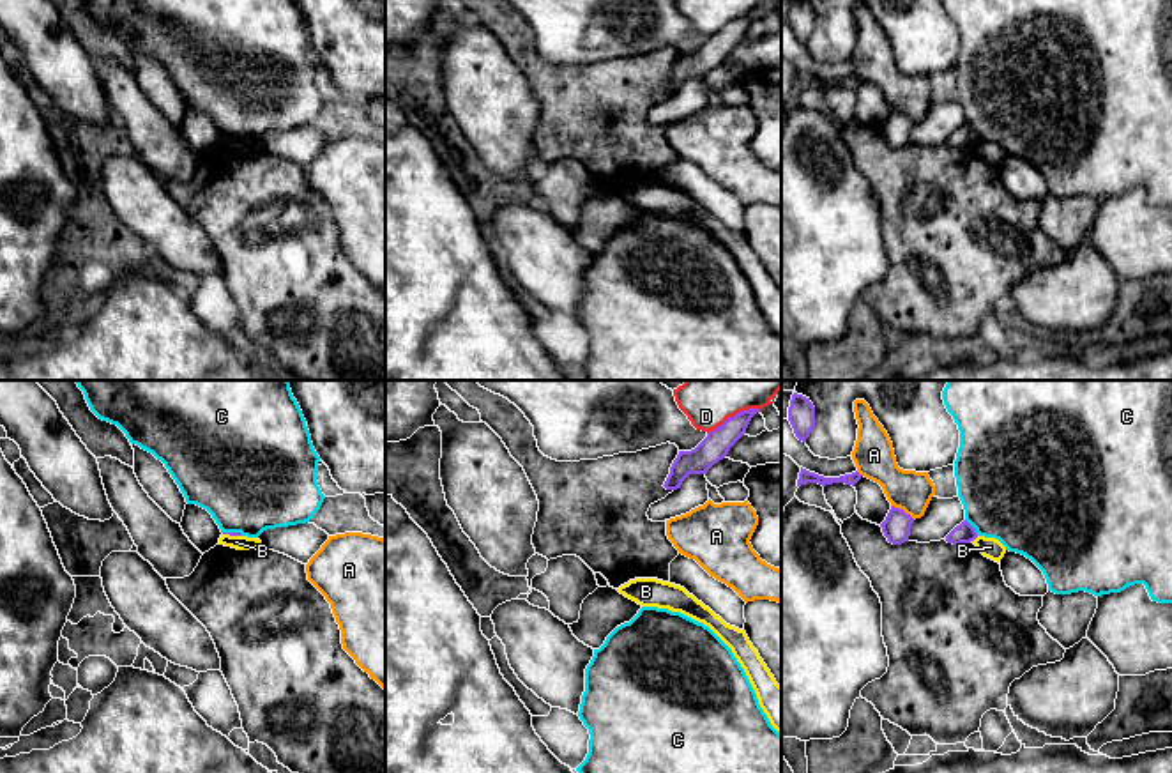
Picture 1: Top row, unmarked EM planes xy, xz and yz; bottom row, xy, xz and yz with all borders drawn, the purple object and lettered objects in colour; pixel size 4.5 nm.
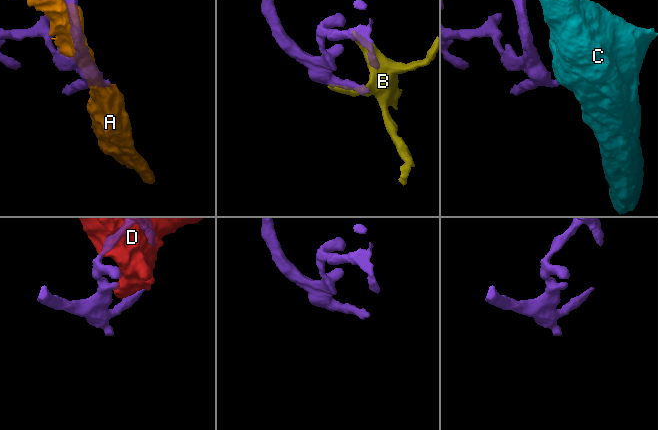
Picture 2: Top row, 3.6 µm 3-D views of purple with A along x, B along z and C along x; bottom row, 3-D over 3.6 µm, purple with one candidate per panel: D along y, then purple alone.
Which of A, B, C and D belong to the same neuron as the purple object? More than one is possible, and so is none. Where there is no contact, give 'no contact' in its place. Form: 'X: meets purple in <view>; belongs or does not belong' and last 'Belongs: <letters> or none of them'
A: meets purple in yz; does not belong
B: meets purple in yz; does not belong
C: meets purple in yz; does not belong
D: meets purple in xz; does not belong
Belongs: none of them

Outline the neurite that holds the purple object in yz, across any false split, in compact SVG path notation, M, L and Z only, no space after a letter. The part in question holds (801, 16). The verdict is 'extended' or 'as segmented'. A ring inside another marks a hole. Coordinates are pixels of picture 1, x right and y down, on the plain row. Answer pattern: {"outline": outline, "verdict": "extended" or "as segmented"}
{"outline": "M792 0L788 11L788 25L799 44L806 46L815 32L815 11L806 0Z", "verdict": "as segmented"}

